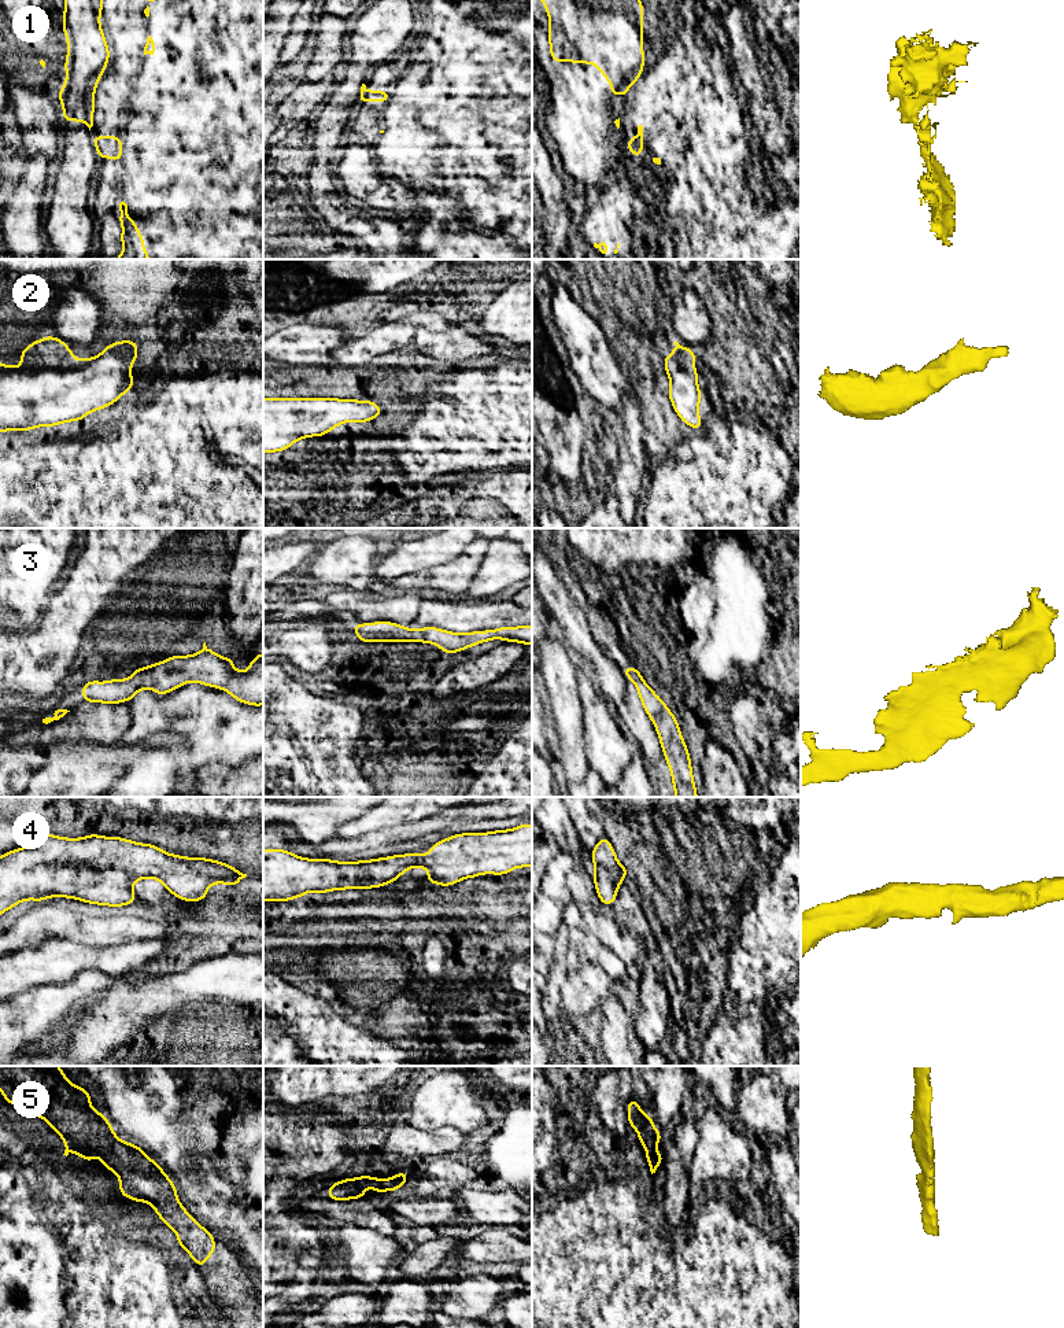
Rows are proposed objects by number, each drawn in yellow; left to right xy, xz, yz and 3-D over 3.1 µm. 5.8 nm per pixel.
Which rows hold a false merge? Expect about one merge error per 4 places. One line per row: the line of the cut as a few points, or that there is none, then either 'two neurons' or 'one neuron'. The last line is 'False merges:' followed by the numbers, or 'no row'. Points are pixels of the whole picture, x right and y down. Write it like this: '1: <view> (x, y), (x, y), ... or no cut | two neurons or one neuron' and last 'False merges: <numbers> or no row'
1: xy (96, 136), (95, 144) | two neurons
2: no cut | one neuron
3: no cut | one neuron
4: no cut | one neuron
5: no cut | one neuron
False merges: 1

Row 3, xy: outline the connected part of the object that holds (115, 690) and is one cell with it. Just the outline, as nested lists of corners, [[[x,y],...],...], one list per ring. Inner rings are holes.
[[[204,642],[199,653],[171,656],[163,663],[134,669],[130,679],[89,680],[82,685],[82,701],[119,704],[132,701],[143,689],[165,696],[188,682],[226,690],[237,701],[252,707],[263,705],[263,653],[251,660],[247,671],[239,672],[233,667],[233,656],[221,657]]]

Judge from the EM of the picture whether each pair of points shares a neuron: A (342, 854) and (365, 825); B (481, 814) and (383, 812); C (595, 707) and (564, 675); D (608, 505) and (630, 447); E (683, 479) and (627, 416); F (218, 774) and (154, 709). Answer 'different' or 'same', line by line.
A: different
B: different
C: different
D: different
E: different
F: different

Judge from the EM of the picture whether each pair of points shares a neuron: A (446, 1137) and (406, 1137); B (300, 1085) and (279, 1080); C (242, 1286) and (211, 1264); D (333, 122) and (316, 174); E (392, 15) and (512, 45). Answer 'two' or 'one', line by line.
A: one
B: one
C: one
D: one
E: two

